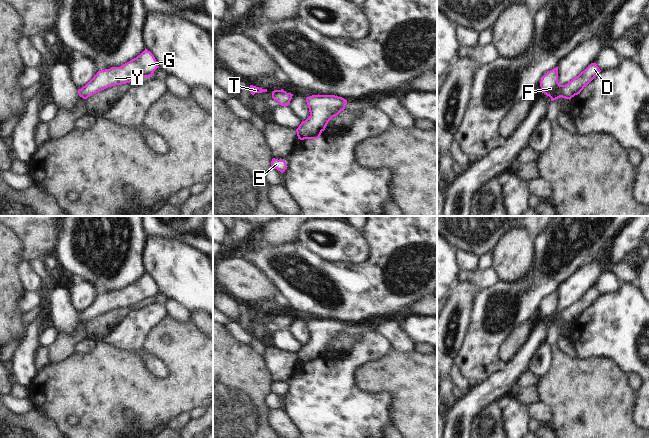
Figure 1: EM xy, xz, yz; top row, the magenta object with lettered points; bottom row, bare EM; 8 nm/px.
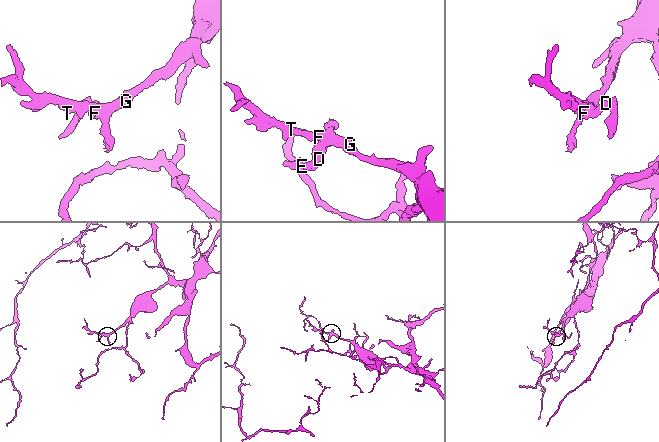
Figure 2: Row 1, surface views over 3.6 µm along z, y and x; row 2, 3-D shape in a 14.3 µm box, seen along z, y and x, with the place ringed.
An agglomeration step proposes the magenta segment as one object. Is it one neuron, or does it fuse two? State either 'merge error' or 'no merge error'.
no merge error

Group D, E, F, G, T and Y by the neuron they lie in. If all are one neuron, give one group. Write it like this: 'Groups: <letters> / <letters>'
Groups: D E F G T Y.

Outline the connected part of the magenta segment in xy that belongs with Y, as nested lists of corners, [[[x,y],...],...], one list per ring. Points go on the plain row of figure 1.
[[[145,272],[140,279],[120,291],[98,295],[85,310],[78,314],[78,318],[83,323],[87,323],[108,311],[130,307],[141,301],[151,301],[157,292],[159,290],[154,279]]]

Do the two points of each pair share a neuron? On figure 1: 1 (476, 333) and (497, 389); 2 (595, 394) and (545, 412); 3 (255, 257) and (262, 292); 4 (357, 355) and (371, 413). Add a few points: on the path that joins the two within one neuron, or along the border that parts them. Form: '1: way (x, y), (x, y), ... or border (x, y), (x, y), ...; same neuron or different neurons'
1: border (497, 370), (481, 383), (474, 385); different neurons
2: border (540, 400), (550, 409), (551, 425); different neurons
3: border (243, 258), (257, 266), (273, 283); different neurons
4: way (347, 369), (347, 389), (357, 399); same neuron

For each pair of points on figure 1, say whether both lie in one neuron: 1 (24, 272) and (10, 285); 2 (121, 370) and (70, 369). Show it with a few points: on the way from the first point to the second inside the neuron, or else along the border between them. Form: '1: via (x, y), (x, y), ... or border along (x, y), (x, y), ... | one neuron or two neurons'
1: border along (21, 260), (17, 265), (17, 277), (24, 291) | two neurons
2: via (108, 371), (83, 371) | one neuron

